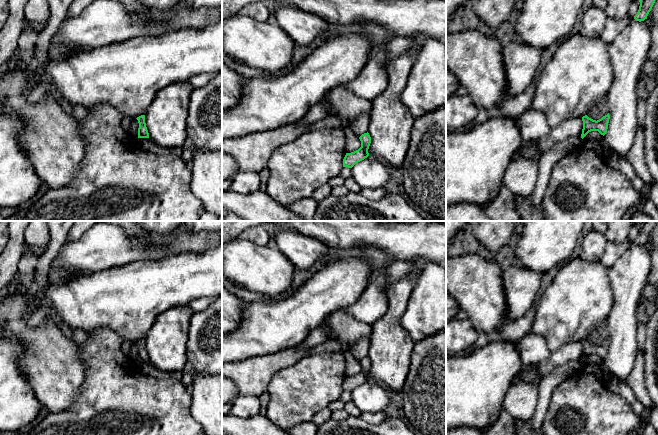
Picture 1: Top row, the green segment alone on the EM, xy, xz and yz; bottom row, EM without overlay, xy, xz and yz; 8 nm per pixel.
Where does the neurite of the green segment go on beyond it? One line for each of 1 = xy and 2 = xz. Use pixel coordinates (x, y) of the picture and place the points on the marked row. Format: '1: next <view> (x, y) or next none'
1: next none
2: next none

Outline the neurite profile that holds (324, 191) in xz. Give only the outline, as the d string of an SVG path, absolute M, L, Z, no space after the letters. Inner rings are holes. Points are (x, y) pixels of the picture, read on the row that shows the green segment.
M329 184L321 185L315 192L312 194L312 198L317 202L329 197L332 195L332 187Z

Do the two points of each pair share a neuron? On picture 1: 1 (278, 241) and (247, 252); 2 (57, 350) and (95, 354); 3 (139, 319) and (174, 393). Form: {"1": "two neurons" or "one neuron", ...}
{"1": "one neuron", "2": "two neurons", "3": "two neurons"}

